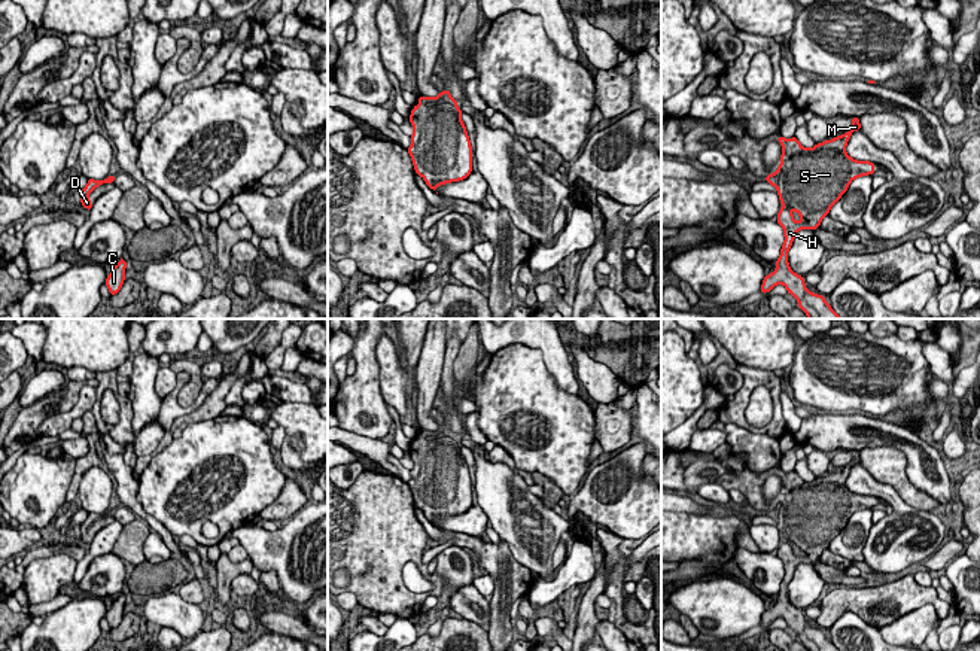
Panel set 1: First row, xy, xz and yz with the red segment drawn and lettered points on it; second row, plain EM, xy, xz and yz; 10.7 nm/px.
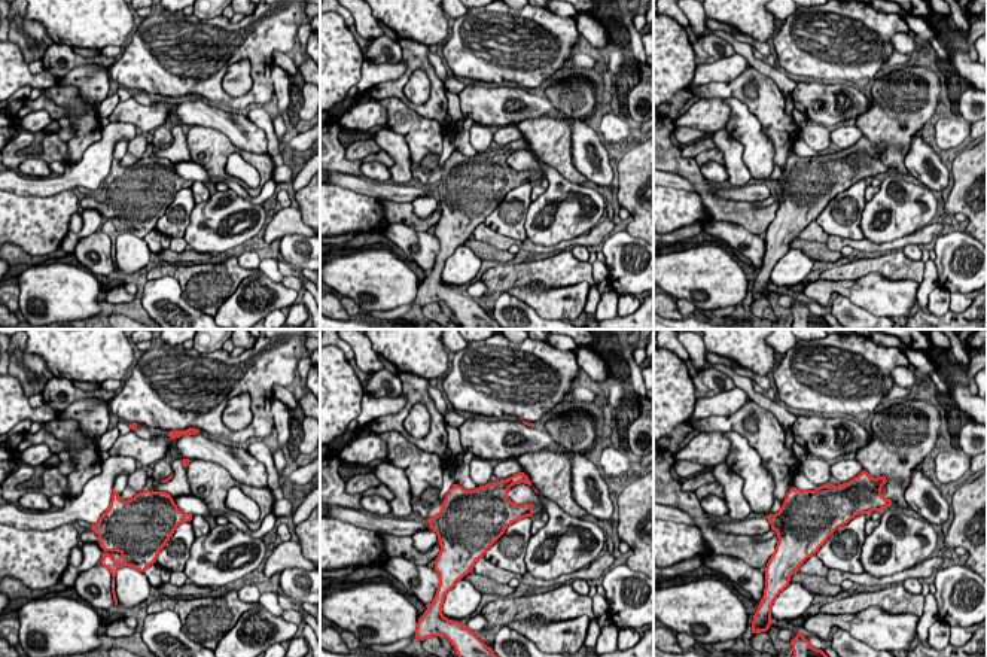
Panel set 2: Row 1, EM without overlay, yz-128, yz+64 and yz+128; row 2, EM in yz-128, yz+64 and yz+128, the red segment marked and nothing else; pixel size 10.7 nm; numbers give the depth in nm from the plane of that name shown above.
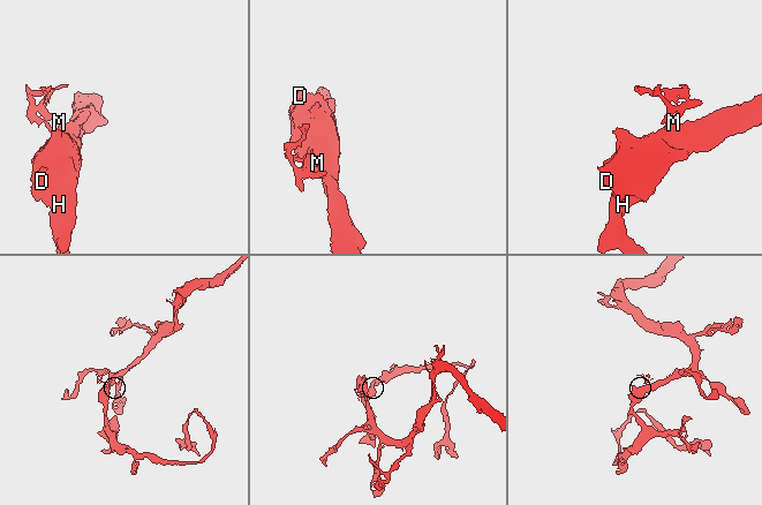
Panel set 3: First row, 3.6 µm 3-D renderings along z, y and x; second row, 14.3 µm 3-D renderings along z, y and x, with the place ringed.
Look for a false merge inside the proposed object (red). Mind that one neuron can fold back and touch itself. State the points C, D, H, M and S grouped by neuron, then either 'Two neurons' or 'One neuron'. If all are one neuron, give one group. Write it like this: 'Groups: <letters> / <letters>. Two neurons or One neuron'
Groups: C D H M S. One neuron

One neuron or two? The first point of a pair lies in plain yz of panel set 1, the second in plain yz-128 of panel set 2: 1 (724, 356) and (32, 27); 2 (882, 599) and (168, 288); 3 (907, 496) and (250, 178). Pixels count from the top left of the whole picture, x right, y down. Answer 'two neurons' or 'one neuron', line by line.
1: one neuron
2: two neurons
3: two neurons

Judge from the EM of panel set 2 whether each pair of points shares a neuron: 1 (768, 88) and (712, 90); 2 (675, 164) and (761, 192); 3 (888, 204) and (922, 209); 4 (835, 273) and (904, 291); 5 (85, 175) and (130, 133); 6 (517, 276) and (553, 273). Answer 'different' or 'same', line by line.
1: same
2: different
3: same
4: different
5: same
6: same

